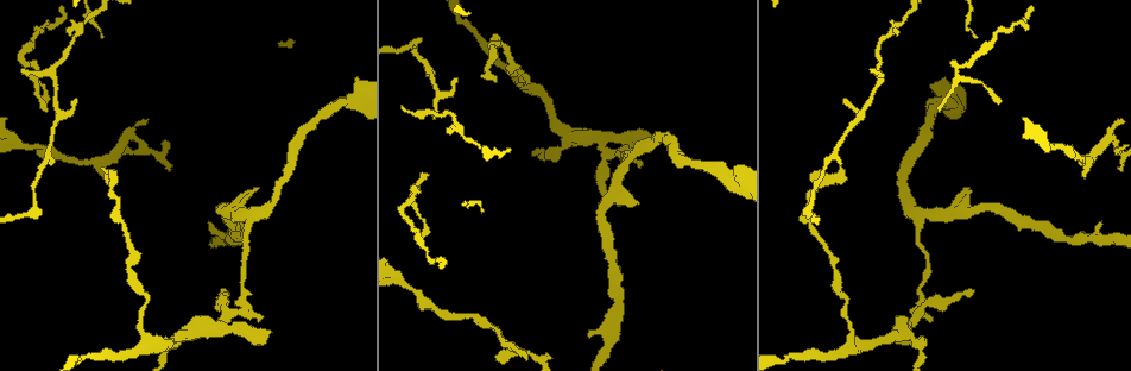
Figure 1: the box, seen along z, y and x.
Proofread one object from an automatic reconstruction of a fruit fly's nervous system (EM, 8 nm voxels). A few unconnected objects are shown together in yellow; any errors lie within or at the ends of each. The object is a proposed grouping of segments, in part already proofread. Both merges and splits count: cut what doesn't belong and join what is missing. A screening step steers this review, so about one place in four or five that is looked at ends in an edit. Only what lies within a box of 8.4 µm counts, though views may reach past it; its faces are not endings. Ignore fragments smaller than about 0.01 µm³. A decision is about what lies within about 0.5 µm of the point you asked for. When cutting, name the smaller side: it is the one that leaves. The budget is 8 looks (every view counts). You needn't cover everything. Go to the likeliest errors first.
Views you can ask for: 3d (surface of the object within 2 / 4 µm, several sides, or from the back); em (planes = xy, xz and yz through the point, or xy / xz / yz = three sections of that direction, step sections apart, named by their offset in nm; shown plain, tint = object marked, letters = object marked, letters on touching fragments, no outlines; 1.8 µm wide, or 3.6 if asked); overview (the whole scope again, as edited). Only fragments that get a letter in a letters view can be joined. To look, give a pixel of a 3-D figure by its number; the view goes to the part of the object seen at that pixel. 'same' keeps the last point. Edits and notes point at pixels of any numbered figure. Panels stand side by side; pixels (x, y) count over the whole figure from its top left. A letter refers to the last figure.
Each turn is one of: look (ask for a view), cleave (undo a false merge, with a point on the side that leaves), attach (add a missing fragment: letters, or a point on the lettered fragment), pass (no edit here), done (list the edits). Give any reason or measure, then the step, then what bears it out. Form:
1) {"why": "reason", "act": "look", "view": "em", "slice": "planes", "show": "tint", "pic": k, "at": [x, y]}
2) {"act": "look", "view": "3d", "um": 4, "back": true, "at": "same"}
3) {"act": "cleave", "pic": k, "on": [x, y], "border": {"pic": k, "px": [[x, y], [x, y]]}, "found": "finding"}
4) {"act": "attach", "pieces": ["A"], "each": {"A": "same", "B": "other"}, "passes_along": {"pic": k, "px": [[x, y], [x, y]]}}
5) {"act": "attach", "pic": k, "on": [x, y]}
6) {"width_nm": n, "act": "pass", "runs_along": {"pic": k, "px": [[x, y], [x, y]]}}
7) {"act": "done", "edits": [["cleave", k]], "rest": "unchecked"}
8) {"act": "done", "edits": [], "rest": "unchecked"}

{"why": "branch stops here", "act": "look", "view": "3d", "um": 4, "pic": 1, "at": [588, 335]}

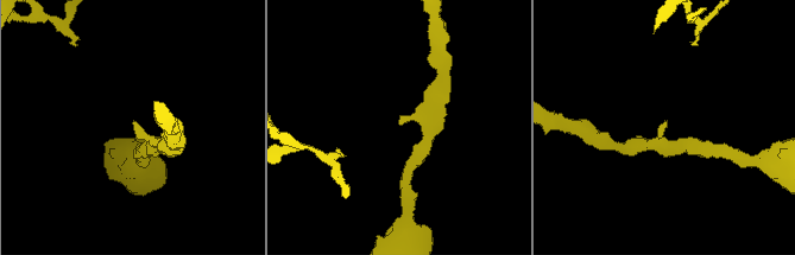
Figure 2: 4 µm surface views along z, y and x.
{"why": "need the tissue", "act": "look", "view": "em", "slice": "planes", "show": "plain", "pic": 2, "at": [132, 124]}

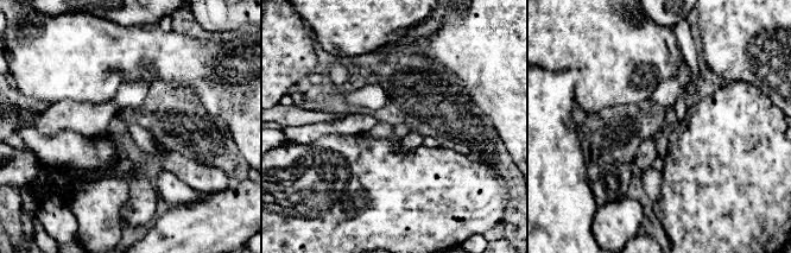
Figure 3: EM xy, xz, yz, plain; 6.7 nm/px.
{"act": "look", "view": "em", "slice": "planes", "show": "letters", "at": "same"}

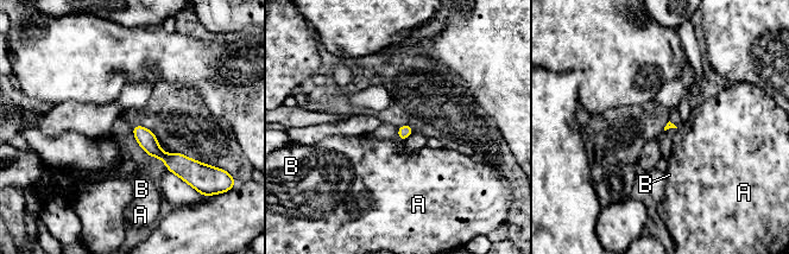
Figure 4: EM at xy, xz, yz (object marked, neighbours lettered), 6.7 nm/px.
{"longest_contact_nm": ["A", 40], "act": "pass", "each": {"A": "other", "B": "other"}, "found": "no lettered fragment goes on from it"}

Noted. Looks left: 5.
{"why": "end of a long branch", "act": "look", "view": "em", "slice": "planes", "show": "plain", "pic": 1, "at": [840, 168]}

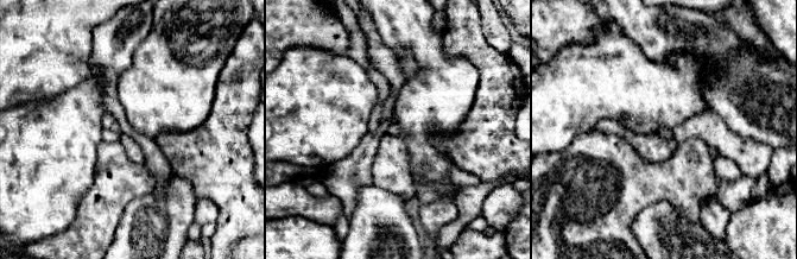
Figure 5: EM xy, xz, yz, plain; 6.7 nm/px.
{"act": "look", "view": "em", "slice": "planes", "show": "tint", "at": "same"}

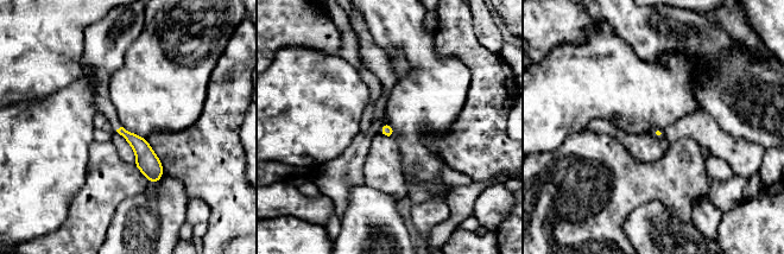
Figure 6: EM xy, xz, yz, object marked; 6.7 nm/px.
{"why": "see the neighbours", "act": "look", "view": "em", "slice": "planes", "show": "letters", "at": "same"}

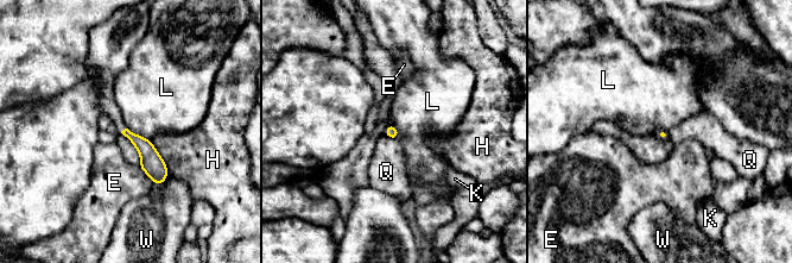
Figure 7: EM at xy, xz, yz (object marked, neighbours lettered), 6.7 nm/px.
{"longest_contact_nm": ["H", 280], "act": "pass", "each": {"E": "other", "H": "other", "K": "other", "L": "other", "Q": "other", "W": "other"}, "runs_along": {"pic": 7, "px": [[126, 132], [146, 150], [160, 180]]}, "found": "none of them fits"}

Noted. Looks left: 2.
{"why": "three-way junction", "act": "look", "view": "em", "slice": "xz", "step": 8, "show": "letters", "pic": 1, "at": [250, 218]}

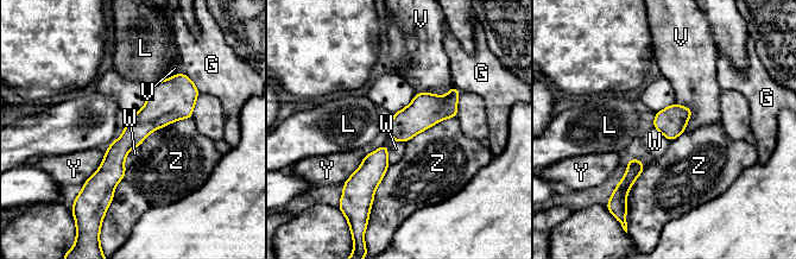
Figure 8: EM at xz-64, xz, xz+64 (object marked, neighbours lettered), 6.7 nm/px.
{"longest_contact_nm": ["Z", 420], "act": "pass", "each": {"G": "other", "L": "other", "V": "other", "W": "other", "Y": "other", "Z": "other"}, "runs_along": {"pic": 8, "px": [[181, 76], [115, 153], [107, 193]]}, "found": "continuous, no second cell"}

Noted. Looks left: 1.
{"act": "done", "edits": [], "rest": "unchecked"}

